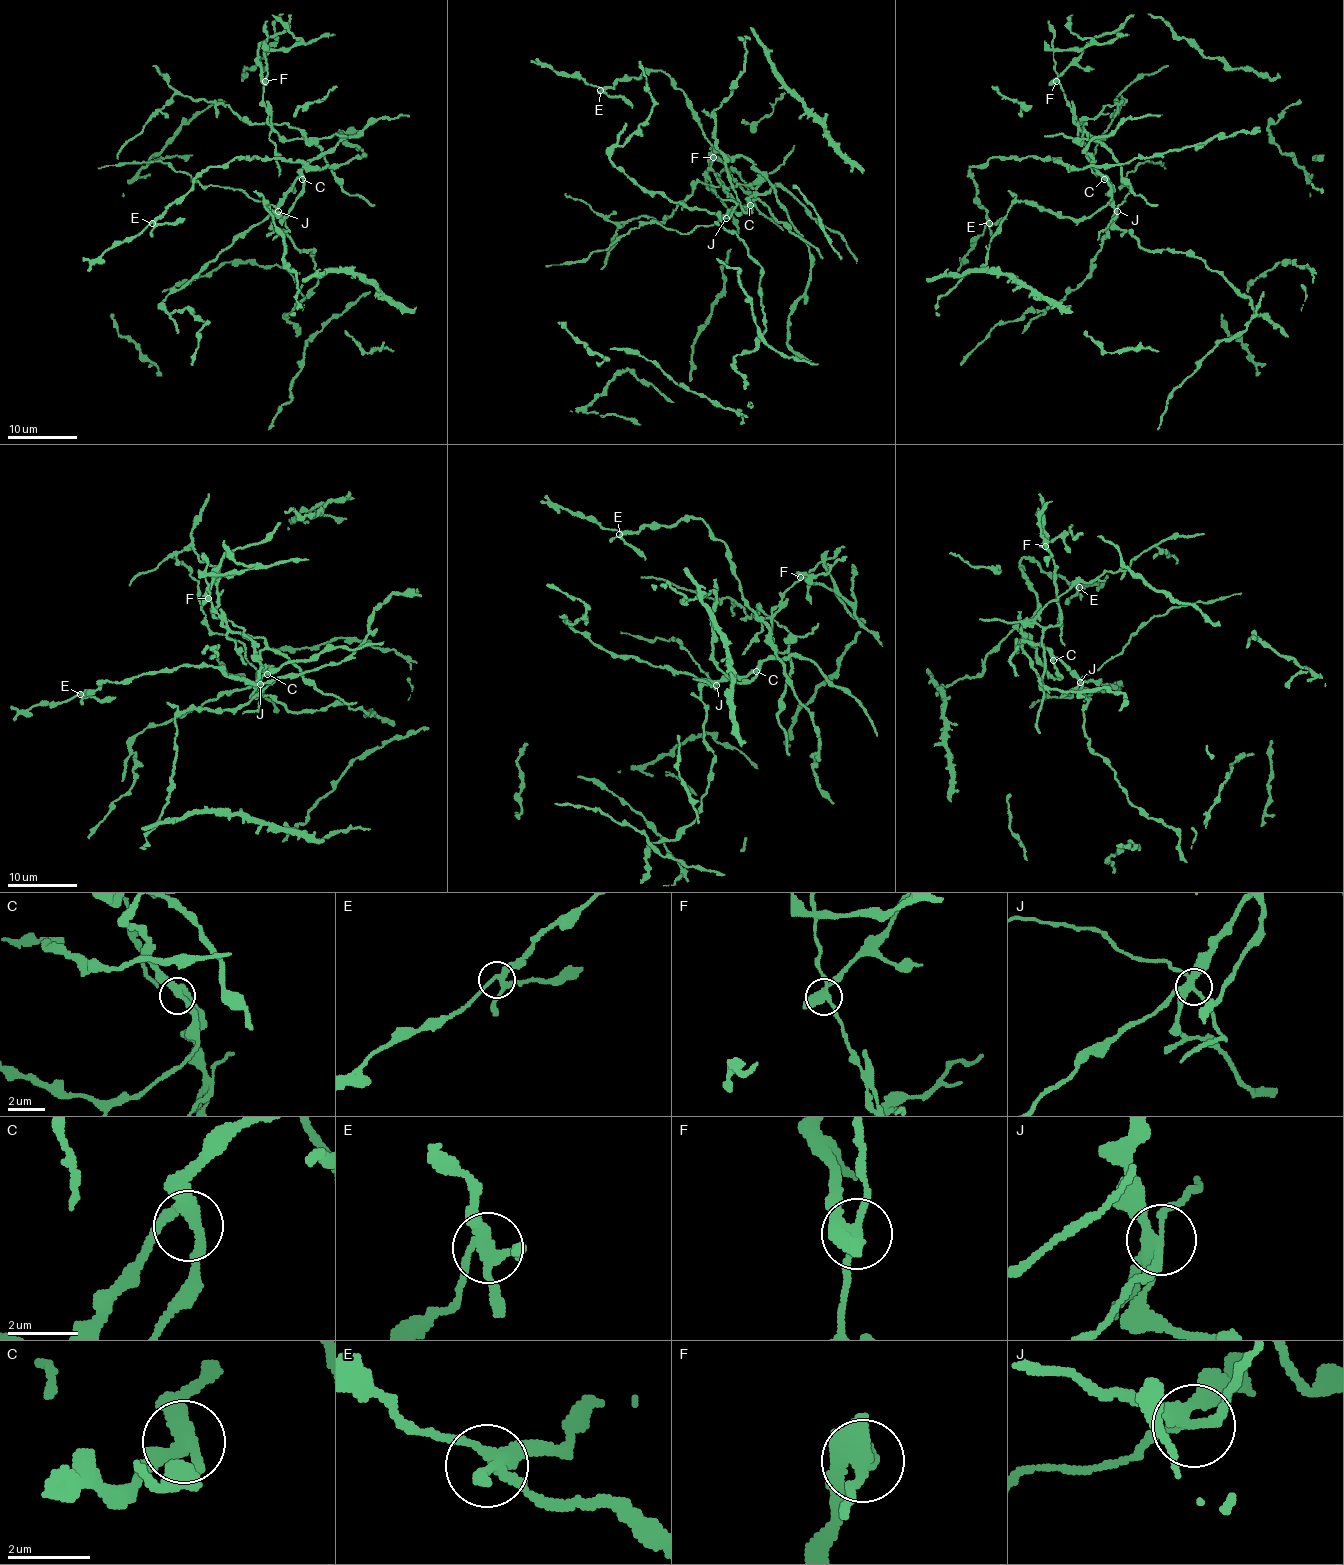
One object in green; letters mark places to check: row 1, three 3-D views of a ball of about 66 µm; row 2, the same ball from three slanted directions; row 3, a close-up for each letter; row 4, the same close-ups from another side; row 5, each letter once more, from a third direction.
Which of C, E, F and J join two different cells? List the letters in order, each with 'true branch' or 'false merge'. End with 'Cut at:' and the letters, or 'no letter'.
C: true branch
E: true branch
F: false merge
J: false merge
Cut at: F, J

